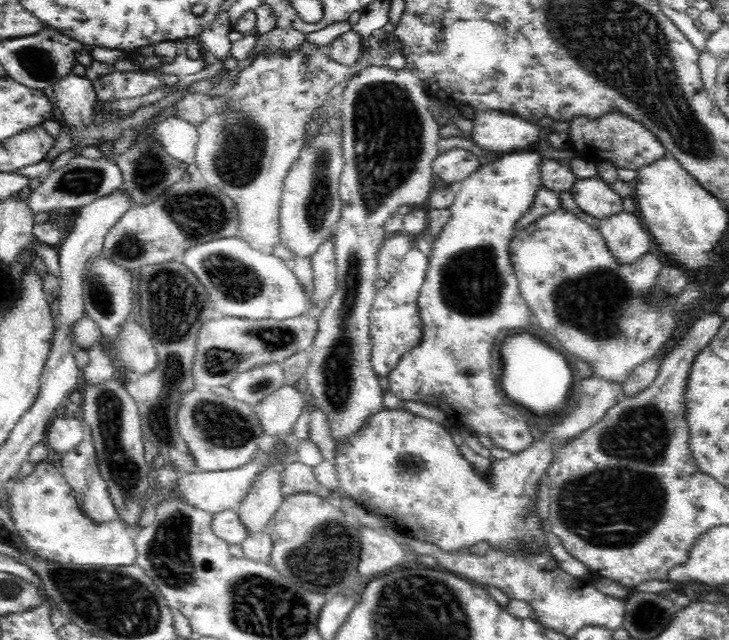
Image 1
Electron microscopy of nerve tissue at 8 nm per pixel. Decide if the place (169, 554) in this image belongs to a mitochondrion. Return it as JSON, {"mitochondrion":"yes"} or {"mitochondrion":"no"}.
{"mitochondrion":"yes"}

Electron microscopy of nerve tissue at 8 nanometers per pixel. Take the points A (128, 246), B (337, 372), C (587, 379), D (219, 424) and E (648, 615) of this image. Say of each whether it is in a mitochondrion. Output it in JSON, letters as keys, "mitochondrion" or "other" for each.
{"A":"mitochondrion","B":"mitochondrion","C":"other","D":"mitochondrion","E":"mitochondrion"}

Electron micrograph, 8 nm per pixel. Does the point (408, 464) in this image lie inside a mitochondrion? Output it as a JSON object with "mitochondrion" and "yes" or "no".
{"mitochondrion":"yes"}

